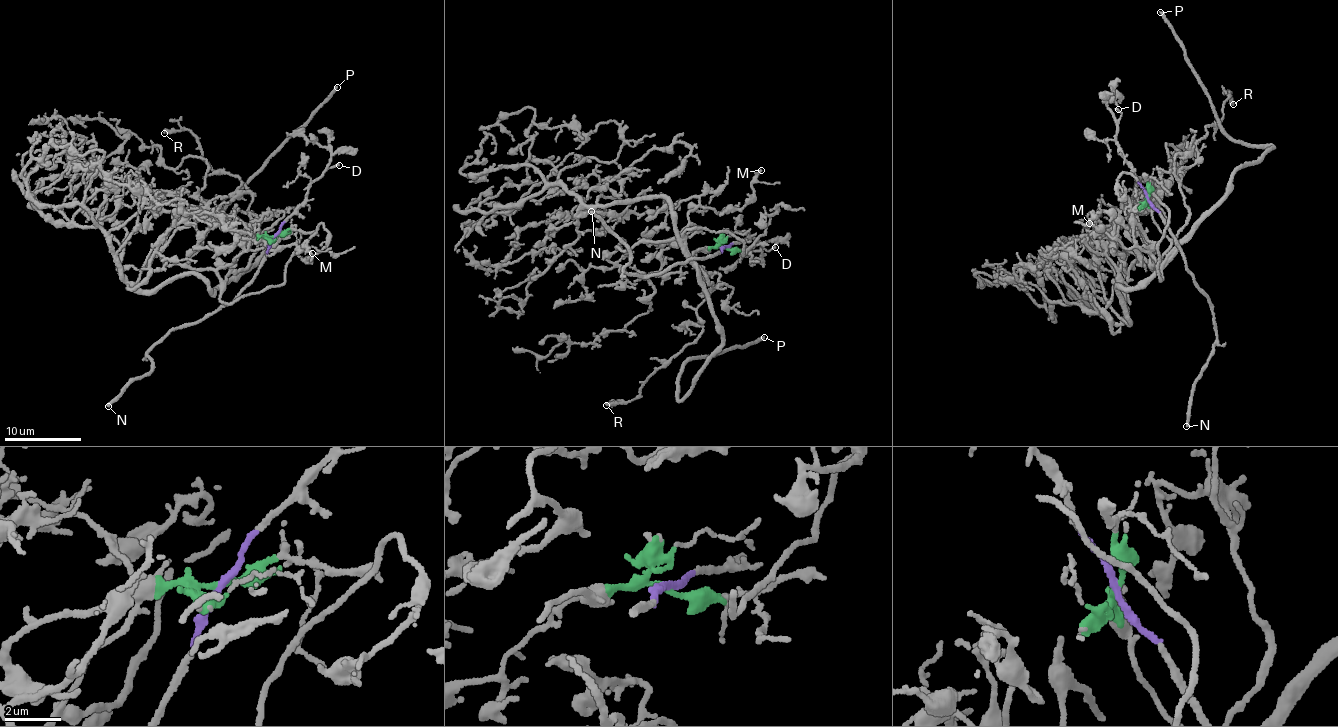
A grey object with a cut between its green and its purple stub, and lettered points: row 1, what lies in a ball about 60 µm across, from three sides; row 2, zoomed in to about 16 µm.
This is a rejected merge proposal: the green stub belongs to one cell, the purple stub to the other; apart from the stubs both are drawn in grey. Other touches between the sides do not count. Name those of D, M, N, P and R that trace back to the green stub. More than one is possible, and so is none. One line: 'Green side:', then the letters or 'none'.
Green side: M, P, R

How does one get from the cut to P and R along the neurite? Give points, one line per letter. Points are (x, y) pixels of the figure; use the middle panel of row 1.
P: (726, 247), (713, 246), (689, 257), (722, 334), (721, 346), (680, 400), (678, 372), (683, 363), (764, 336)
R: (726, 247), (689, 258), (714, 285), (696, 314), (695, 341), (640, 394), (606, 404)

